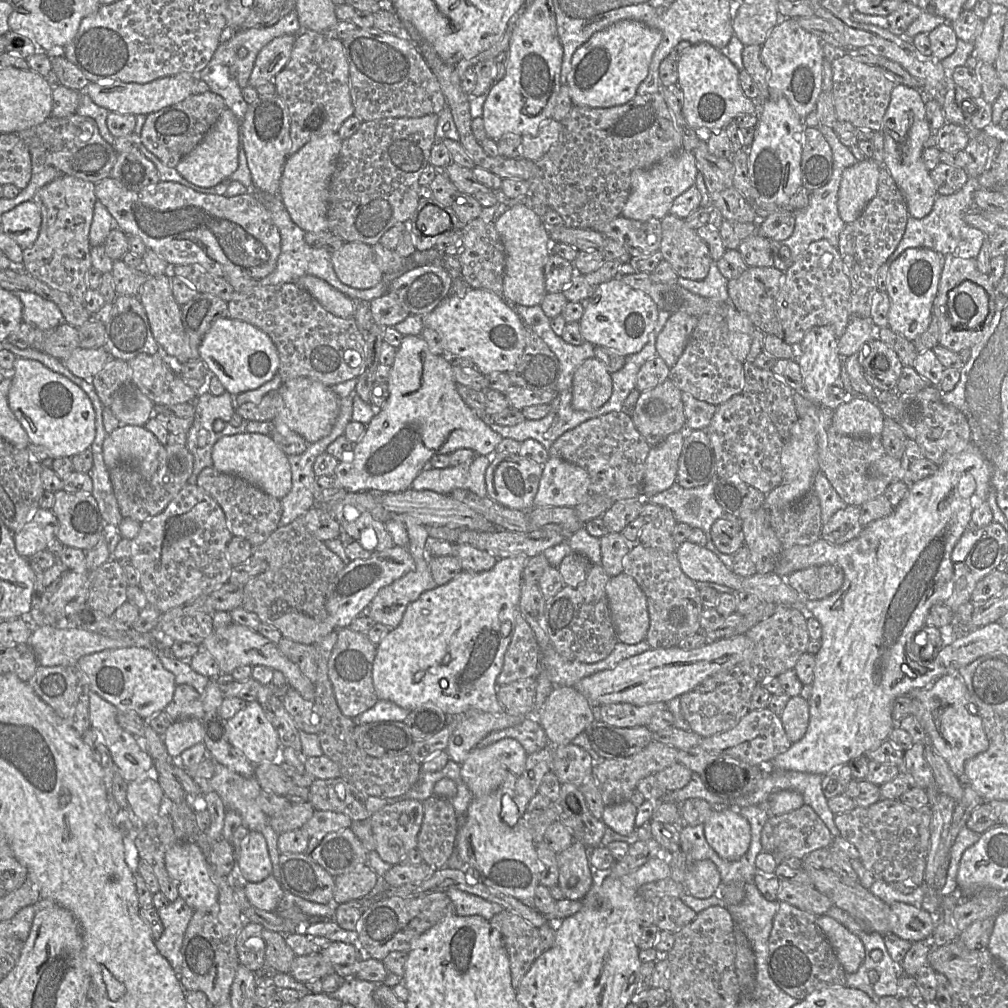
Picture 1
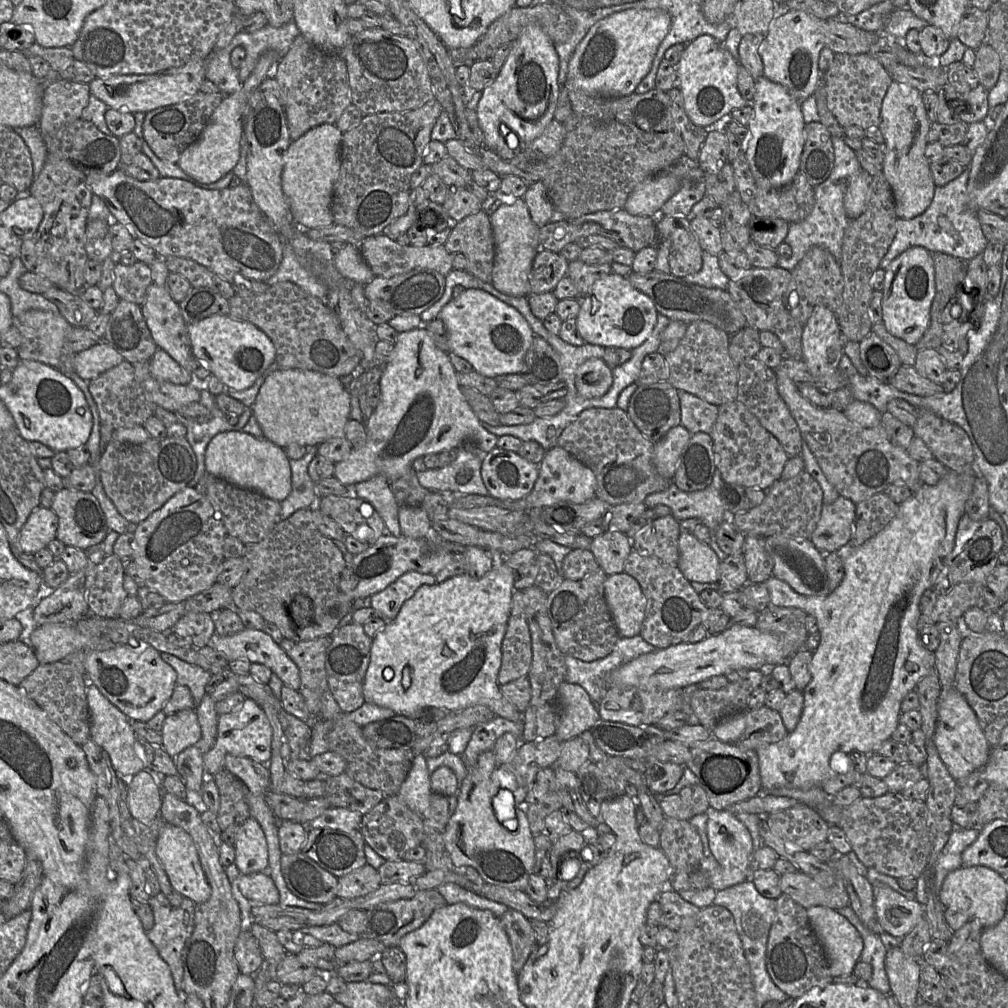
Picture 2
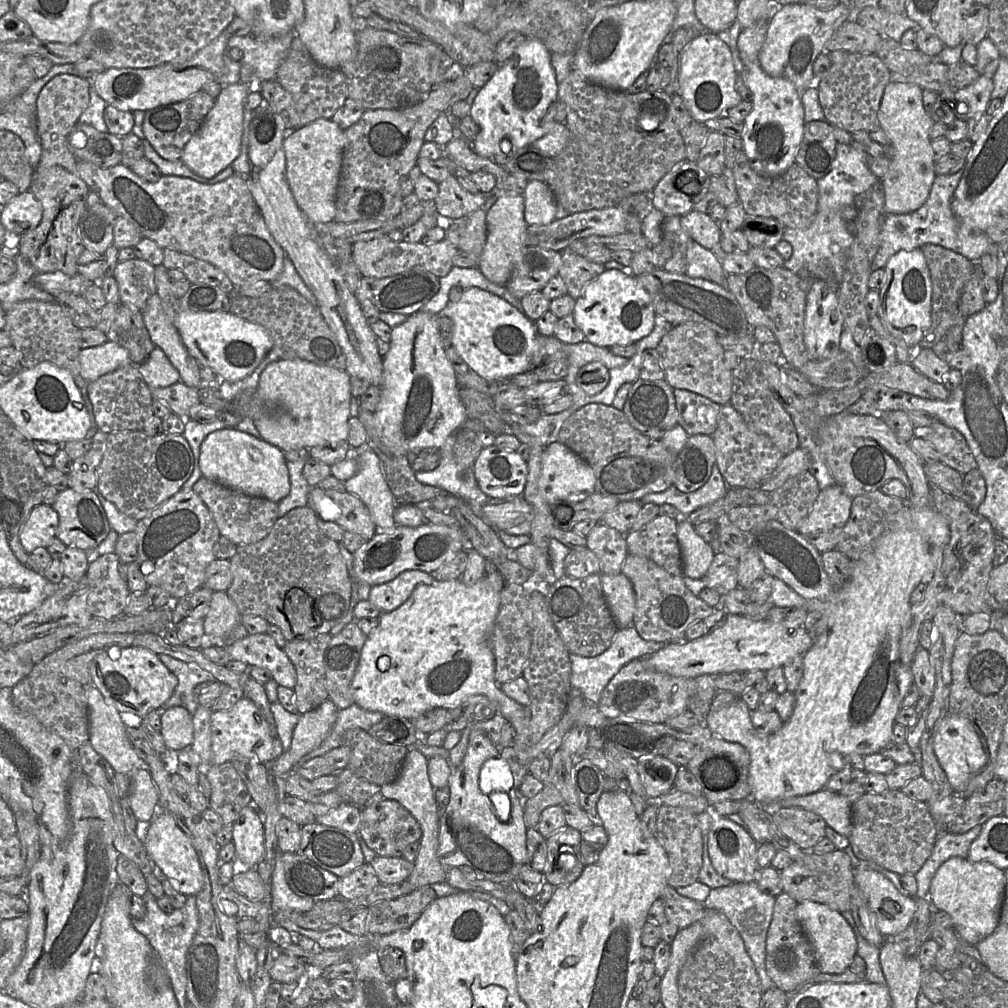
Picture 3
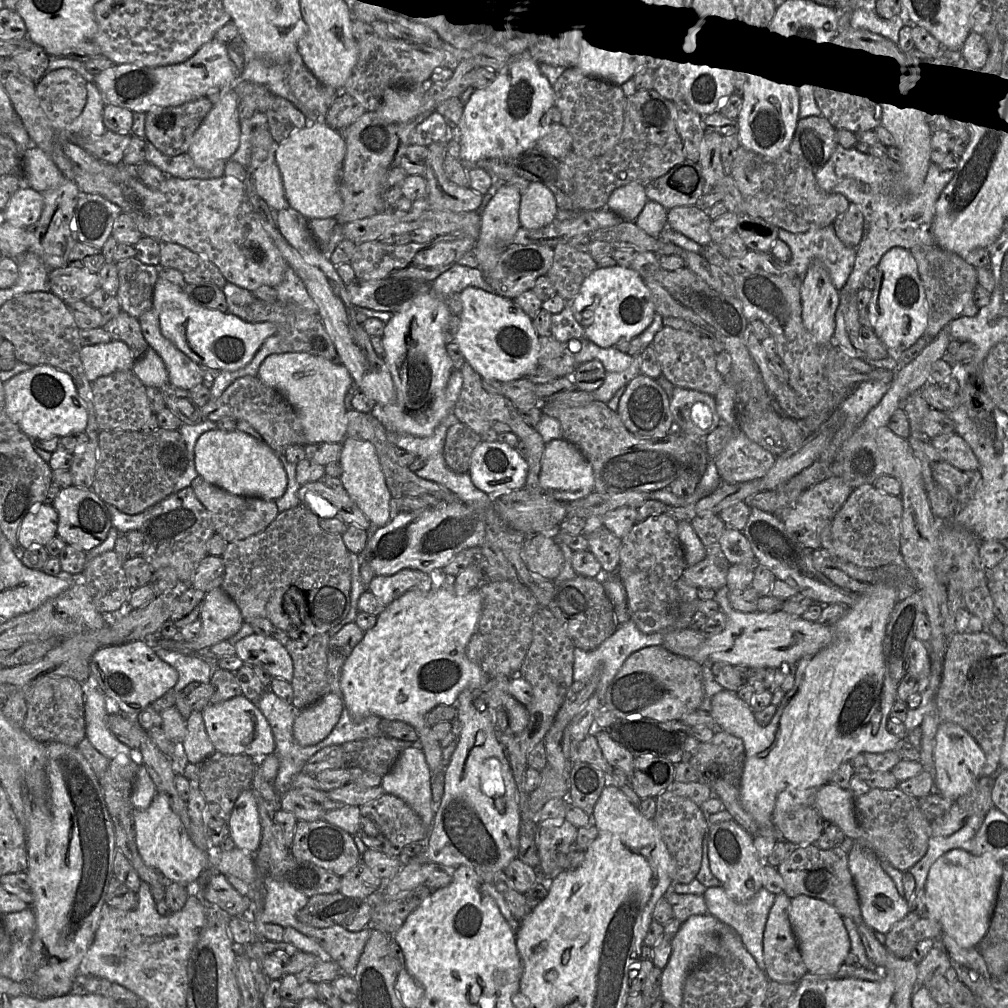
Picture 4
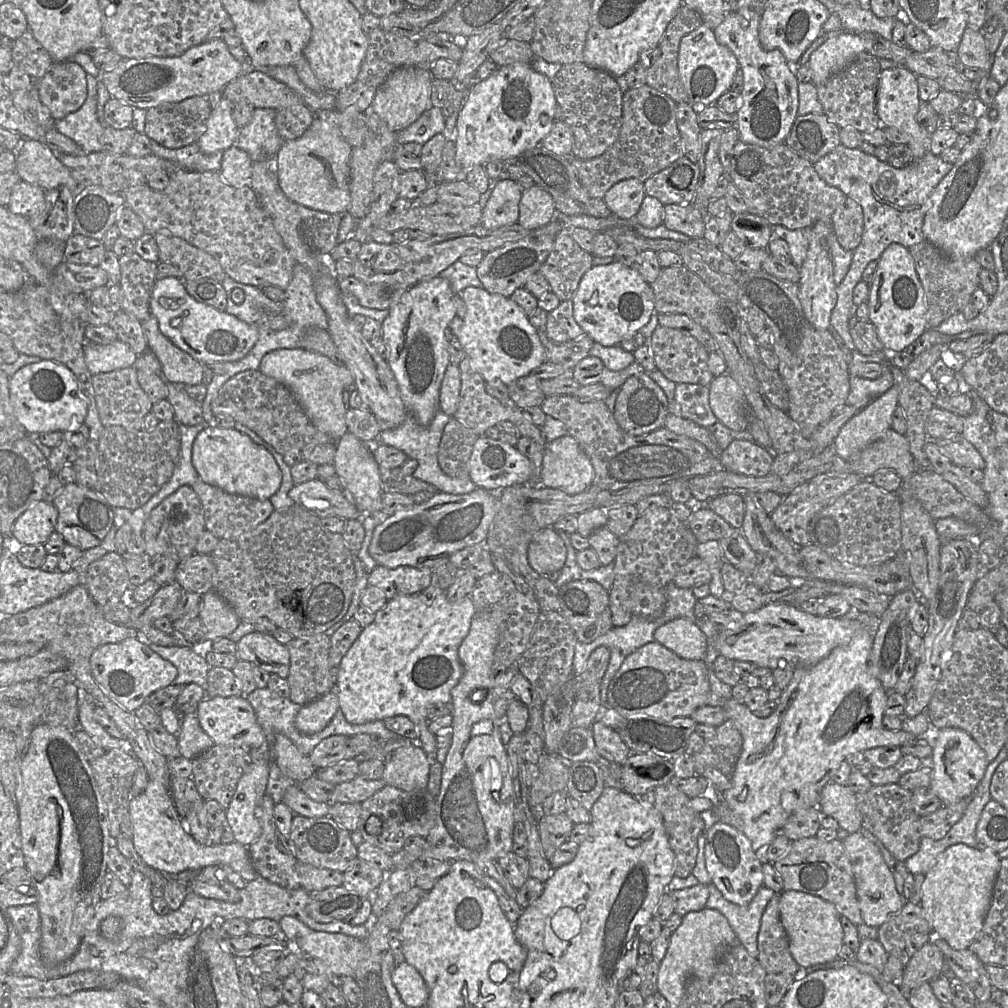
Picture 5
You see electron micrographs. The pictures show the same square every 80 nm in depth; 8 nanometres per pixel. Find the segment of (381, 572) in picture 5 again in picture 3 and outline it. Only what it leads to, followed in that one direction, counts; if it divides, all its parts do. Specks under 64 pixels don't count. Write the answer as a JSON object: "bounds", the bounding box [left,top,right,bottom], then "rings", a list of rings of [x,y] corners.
{"bounds":[369,570,434,613],"rings":[[[407,570],[393,580],[371,587],[369,601],[382,613],[391,612],[401,606],[418,585],[432,585],[434,578],[430,573]]]}

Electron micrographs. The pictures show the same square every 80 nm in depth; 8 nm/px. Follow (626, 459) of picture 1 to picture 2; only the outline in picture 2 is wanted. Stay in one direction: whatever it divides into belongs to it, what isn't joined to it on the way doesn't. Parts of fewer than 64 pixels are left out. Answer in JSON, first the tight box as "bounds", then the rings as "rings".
{"bounds":[557,407,672,506],"rings":[[[618,407],[583,410],[562,431],[557,446],[591,469],[596,479],[595,497],[611,506],[643,502],[649,494],[665,490],[672,482],[660,476],[654,467],[654,443],[639,431],[627,412]]]}

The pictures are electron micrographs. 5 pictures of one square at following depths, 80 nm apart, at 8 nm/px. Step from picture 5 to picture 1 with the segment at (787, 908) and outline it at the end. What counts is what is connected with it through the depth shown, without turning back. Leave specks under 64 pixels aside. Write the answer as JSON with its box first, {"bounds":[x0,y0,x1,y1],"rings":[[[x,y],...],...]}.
{"bounds":[816,915,865,974],"rings":[[[827,915],[817,916],[816,921],[834,949],[844,971],[847,974],[856,972],[865,957],[864,945],[860,938]]]}

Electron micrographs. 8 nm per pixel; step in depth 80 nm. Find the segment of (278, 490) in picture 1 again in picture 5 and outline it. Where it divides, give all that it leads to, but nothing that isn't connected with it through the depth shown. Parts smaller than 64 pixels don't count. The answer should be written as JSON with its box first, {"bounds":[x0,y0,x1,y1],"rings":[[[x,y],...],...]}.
{"bounds":[192,425,282,499],"rings":[[[207,425],[194,440],[192,464],[203,482],[234,495],[269,499],[282,483],[282,472],[272,454],[235,428]]]}

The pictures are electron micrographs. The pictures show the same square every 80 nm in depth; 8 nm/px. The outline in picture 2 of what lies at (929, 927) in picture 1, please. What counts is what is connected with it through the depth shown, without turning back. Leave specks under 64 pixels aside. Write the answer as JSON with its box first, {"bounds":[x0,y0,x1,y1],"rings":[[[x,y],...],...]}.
{"bounds":[873,885,924,938],"rings":[[[887,885],[873,886],[873,897],[876,918],[879,925],[884,932],[894,937],[903,938],[924,917],[924,905],[918,903],[917,900],[907,899]]]}

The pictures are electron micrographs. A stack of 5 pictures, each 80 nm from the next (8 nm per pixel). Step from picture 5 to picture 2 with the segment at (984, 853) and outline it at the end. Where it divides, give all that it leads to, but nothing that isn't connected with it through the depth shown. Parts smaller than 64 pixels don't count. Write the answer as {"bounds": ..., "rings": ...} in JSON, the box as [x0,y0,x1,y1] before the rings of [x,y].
{"bounds":[939,866,1007,929],"rings":[[[961,866],[947,874],[939,899],[947,908],[965,911],[970,920],[977,920],[986,929],[995,926],[1006,914],[1007,884],[999,873],[986,866]]]}

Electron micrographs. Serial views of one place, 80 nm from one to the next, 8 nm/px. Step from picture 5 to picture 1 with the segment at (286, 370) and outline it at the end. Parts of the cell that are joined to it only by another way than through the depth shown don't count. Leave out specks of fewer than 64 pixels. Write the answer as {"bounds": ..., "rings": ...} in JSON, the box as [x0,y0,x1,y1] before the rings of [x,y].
{"bounds":[271,377,340,443],"rings":[[[299,377],[284,382],[278,392],[282,397],[282,409],[271,421],[273,424],[284,423],[292,431],[301,435],[307,443],[317,442],[331,432],[340,402],[332,387],[307,377]]]}

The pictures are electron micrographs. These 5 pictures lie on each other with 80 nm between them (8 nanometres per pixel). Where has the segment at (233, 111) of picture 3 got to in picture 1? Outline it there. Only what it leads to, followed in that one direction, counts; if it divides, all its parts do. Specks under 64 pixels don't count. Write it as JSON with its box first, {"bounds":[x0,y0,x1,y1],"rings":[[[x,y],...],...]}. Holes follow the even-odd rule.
{"bounds":[177,35,296,188],"rings":[[[284,35],[273,39],[258,53],[249,84],[257,87],[273,81],[290,59],[296,35]],[[226,108],[203,140],[177,164],[179,174],[203,188],[215,186],[230,177],[238,167],[239,130],[240,122],[234,113]]]}

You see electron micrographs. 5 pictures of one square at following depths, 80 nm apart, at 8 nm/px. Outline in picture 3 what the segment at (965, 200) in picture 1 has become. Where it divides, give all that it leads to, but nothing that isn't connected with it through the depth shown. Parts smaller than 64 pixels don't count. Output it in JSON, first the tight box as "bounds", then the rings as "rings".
{"bounds":[872,170,994,270],"rings":[[[959,170],[958,172],[951,175],[936,175],[927,200],[925,201],[923,206],[921,206],[916,211],[908,214],[885,213],[879,236],[879,249],[872,262],[873,270],[884,269],[889,258],[898,251],[918,249],[924,244],[934,244],[942,246],[963,255],[965,258],[974,263],[977,263],[975,261],[976,257],[978,257],[979,254],[985,253],[989,246],[994,243],[991,242],[991,240],[986,236],[984,232],[965,229],[952,211],[951,202],[955,189],[961,179],[962,173],[963,170]]]}

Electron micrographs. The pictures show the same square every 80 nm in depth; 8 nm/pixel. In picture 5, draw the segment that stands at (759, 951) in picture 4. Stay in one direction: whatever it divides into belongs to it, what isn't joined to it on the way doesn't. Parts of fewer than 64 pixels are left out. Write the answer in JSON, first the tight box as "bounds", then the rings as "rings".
{"bounds":[706,884,775,958],"rings":[[[709,884],[706,907],[719,911],[728,920],[737,937],[754,958],[758,957],[758,933],[763,912],[775,892],[762,885],[748,905],[740,906],[729,902],[714,884]]]}

